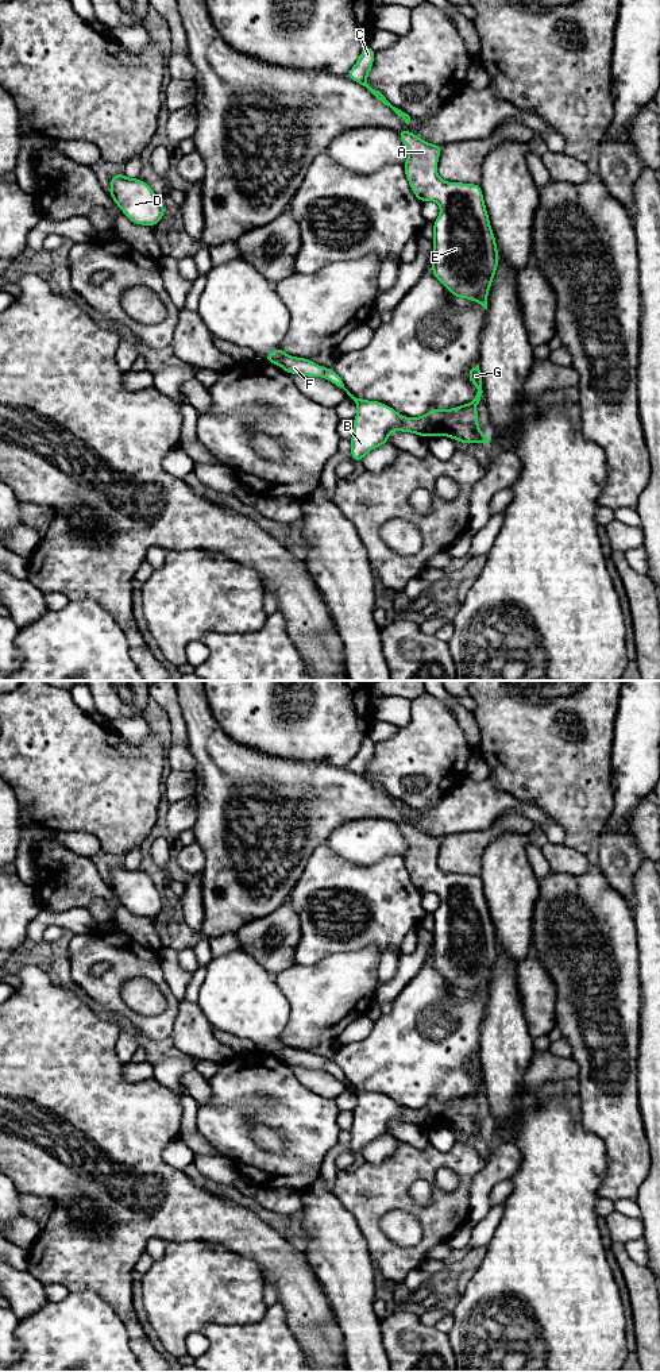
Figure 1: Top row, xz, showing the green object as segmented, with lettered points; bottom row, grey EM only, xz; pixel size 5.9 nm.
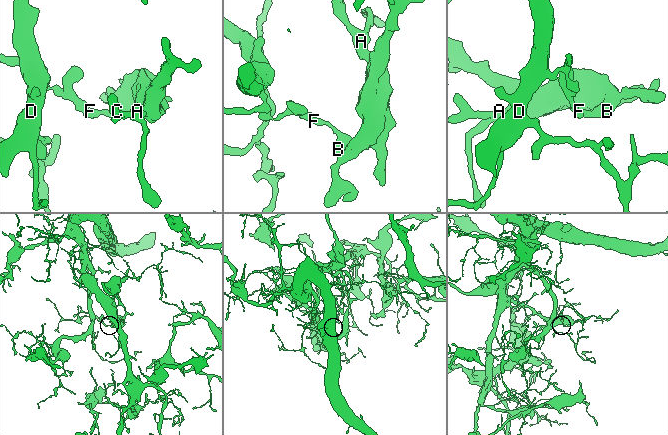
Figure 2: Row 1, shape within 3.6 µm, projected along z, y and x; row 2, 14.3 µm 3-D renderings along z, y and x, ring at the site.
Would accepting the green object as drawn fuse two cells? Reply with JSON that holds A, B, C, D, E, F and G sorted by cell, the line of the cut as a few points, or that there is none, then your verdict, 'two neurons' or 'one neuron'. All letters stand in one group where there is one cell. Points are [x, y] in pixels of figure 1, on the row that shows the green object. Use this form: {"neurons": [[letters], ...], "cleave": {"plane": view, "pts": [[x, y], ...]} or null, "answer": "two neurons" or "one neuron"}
{"neurons": [["A", "B", "C", "E", "F", "G"], ["D"]], "cleave": {"plane": "xz", "pts": [[285, 354], [277, 363]]}, "answer": "two neurons"}

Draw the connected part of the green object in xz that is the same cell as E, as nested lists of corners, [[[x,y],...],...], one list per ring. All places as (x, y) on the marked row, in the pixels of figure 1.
[[[408,130],[397,134],[409,155],[404,173],[412,192],[420,203],[433,200],[441,209],[433,221],[432,274],[452,296],[472,300],[487,309],[489,290],[501,259],[480,185],[443,181],[437,174],[437,162],[444,146],[428,143]]]

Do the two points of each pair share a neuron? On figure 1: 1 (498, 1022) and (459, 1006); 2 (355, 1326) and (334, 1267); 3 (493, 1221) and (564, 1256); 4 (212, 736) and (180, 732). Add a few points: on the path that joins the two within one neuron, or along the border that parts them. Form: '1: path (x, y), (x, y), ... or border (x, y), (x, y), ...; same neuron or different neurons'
1: border (486, 1001), (478, 1048); different neurons
2: path (354, 1311), (347, 1282); same neuron
3: border (504, 1203), (501, 1220), (486, 1245); different neurons
4: border (180, 702), (188, 739); different neurons

